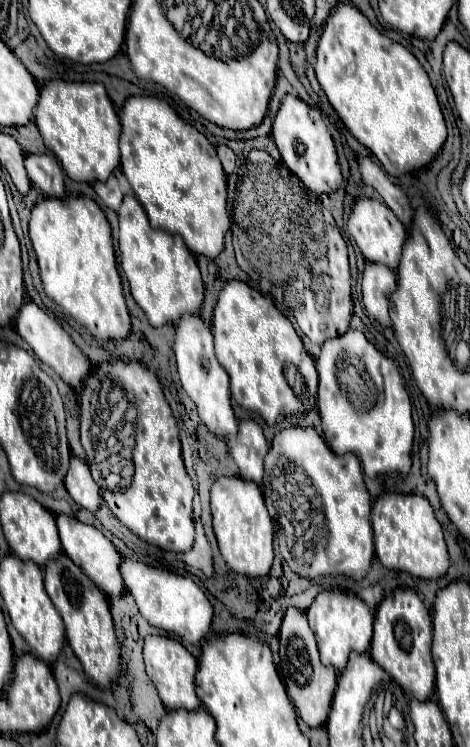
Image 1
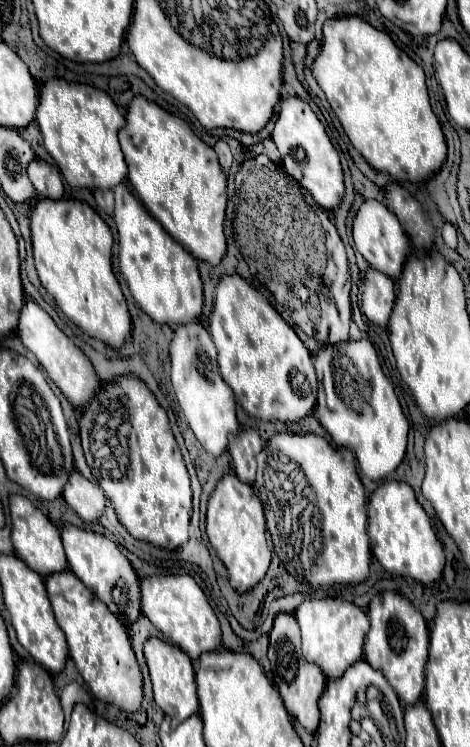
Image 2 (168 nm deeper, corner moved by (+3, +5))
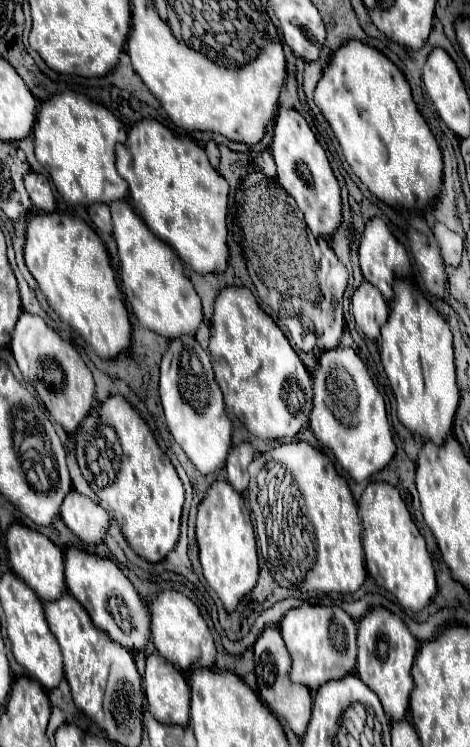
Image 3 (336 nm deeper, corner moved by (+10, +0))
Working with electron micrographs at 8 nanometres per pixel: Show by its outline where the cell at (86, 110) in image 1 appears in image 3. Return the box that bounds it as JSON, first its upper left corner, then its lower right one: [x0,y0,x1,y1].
[33,92,129,206]

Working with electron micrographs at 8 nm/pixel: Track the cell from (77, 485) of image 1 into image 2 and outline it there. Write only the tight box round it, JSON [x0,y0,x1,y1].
[64,469,106,523]

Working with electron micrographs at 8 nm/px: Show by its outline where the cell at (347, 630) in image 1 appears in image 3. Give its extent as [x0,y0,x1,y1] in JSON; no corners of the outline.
[281,606,357,690]

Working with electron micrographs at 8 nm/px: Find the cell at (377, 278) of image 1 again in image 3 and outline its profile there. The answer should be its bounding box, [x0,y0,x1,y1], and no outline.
[351,280,389,340]

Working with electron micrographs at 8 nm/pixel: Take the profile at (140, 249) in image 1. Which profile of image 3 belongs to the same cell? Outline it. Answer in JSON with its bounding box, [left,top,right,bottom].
[109,202,203,336]

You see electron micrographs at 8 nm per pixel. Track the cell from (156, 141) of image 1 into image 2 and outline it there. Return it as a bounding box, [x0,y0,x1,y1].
[118,95,226,265]

